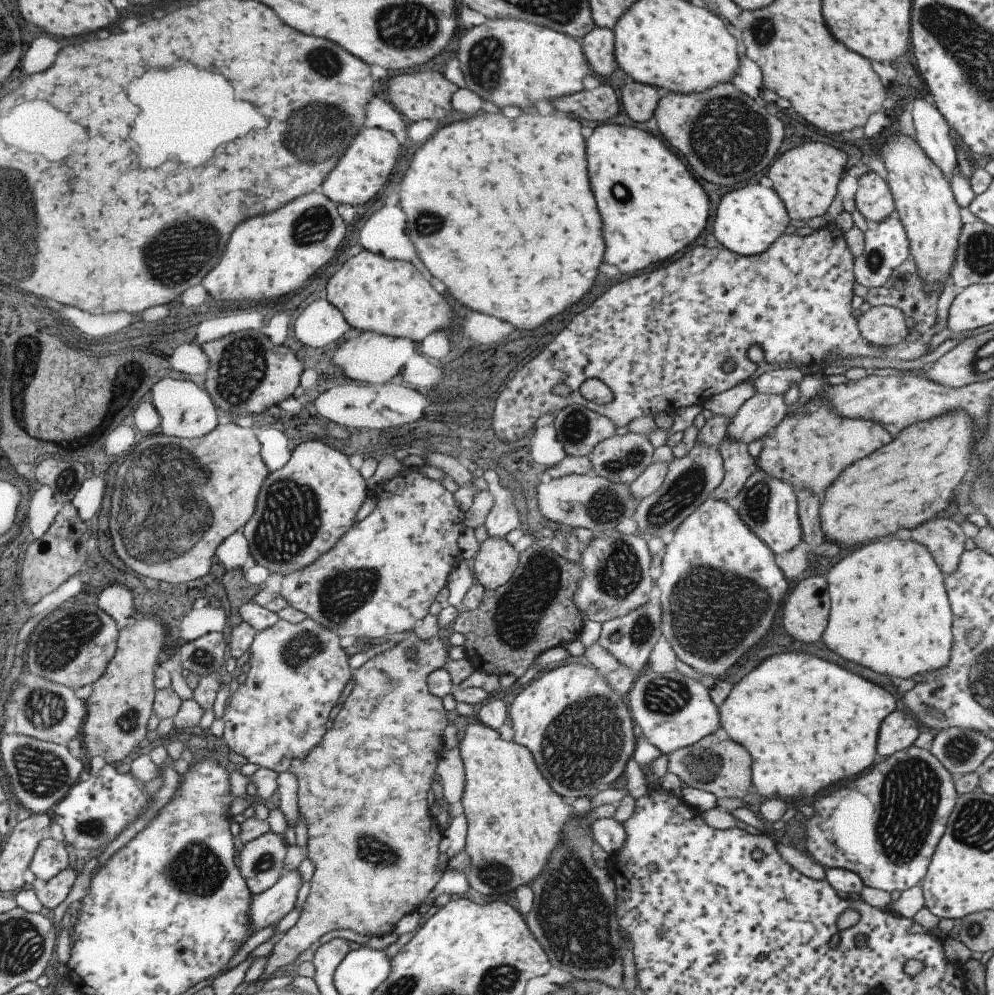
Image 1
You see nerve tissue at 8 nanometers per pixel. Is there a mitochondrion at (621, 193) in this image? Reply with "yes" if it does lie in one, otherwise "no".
yes

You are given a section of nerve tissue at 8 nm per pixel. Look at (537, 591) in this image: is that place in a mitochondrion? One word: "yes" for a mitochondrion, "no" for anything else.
yes

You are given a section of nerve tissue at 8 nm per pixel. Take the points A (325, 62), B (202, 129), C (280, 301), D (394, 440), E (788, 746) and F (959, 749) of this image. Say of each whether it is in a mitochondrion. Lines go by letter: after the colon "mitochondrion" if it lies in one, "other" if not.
A: mitochondrion
B: other
C: other
D: other
E: other
F: mitochondrion

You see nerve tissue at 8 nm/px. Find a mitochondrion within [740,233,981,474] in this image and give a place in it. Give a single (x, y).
(874, 260)

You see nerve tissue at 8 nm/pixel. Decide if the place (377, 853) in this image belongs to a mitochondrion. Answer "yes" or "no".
yes

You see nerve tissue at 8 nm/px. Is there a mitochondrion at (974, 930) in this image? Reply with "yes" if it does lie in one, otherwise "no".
yes

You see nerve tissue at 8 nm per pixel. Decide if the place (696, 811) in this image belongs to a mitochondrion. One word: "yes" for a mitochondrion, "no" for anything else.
no

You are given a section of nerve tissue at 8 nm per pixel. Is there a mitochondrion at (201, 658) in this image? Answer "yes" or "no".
yes

